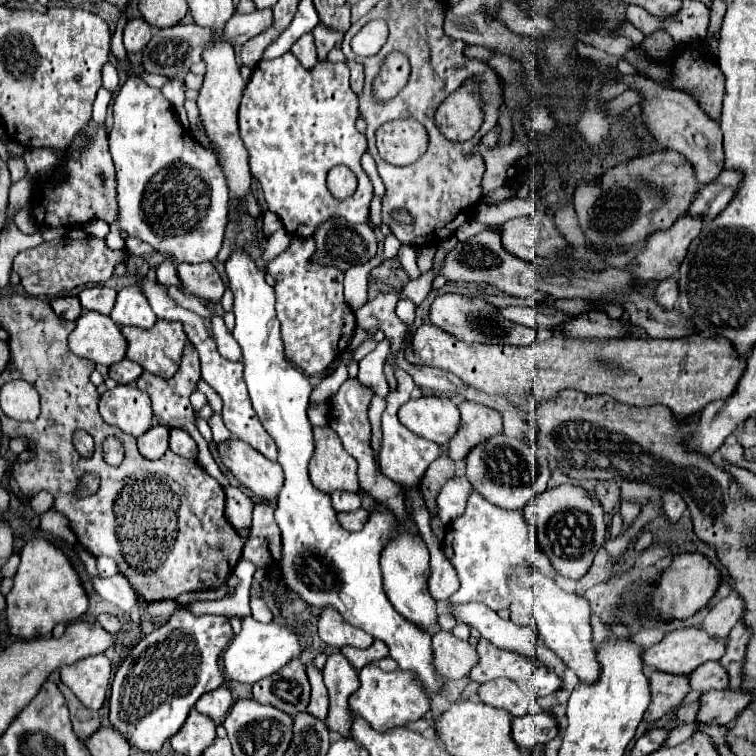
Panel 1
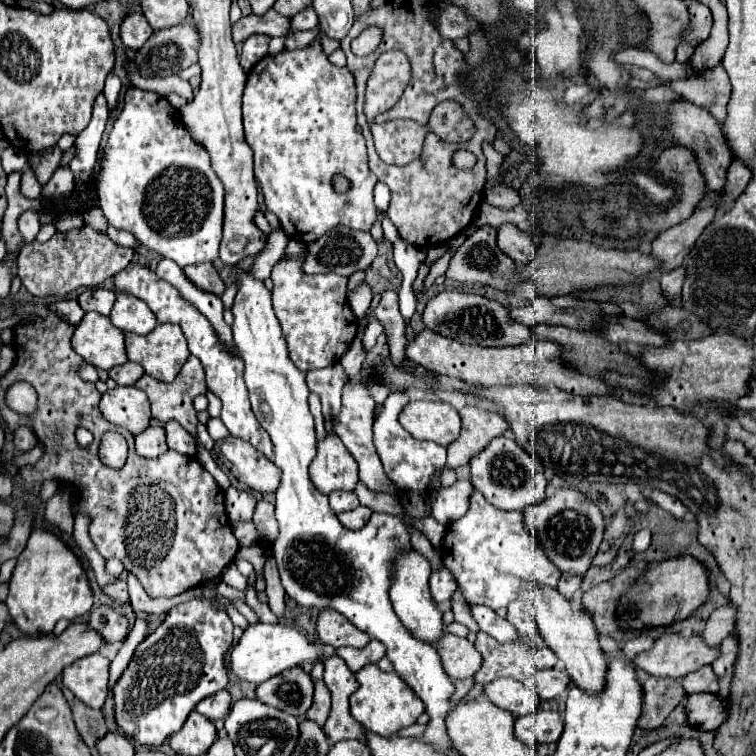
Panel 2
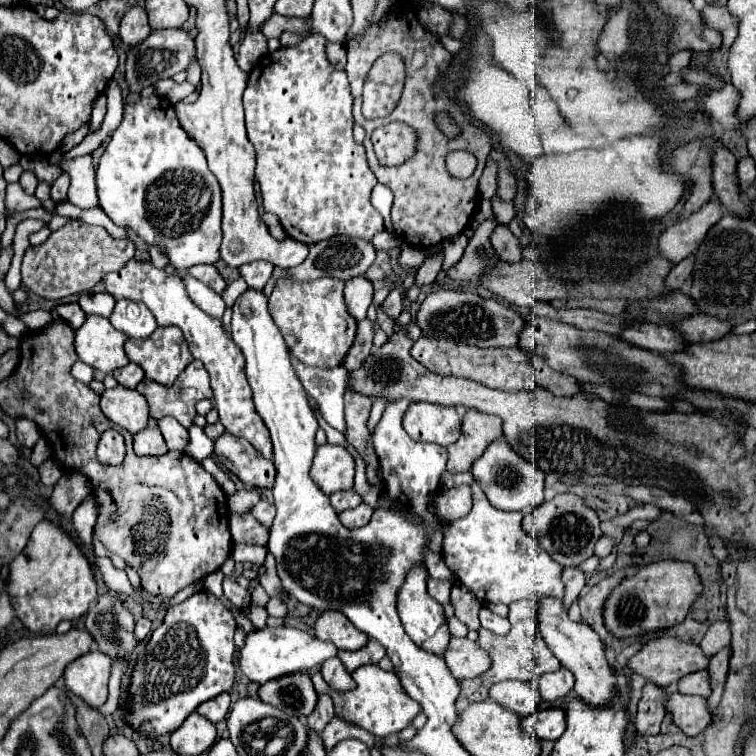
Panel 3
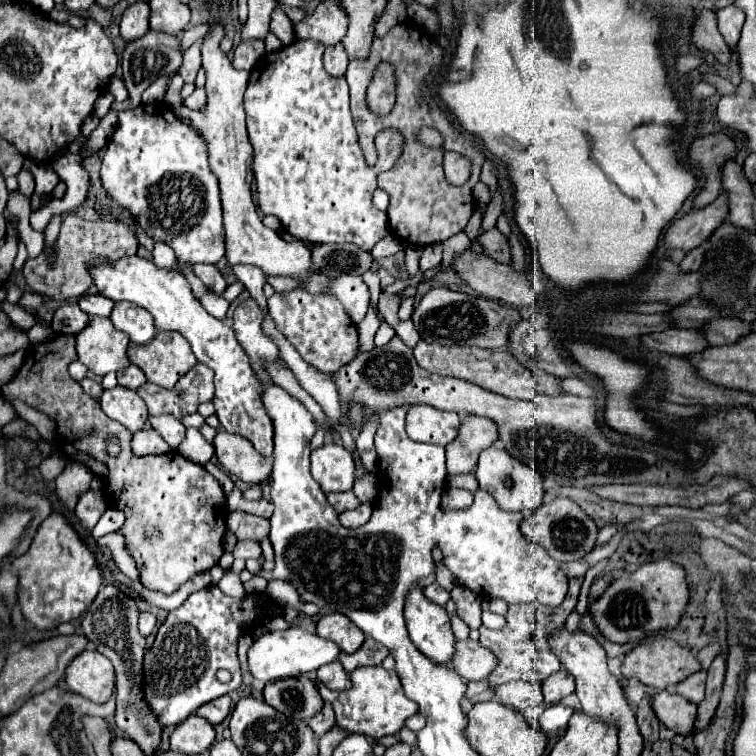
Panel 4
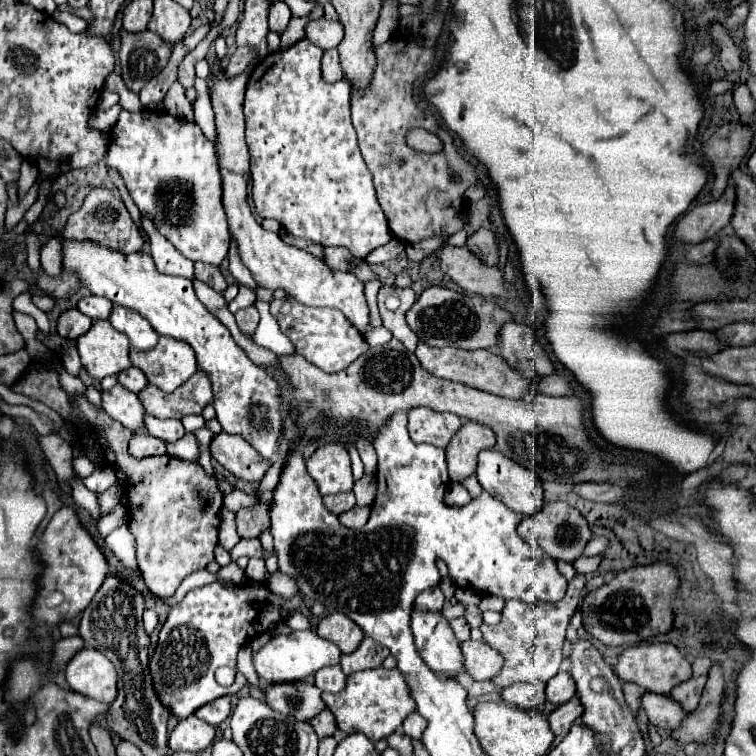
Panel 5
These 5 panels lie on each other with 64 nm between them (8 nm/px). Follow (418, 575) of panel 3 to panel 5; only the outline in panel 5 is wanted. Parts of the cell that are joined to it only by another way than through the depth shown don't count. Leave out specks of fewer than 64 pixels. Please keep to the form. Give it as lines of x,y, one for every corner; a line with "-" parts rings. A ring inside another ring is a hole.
412,612
414,644
428,668
450,680
464,674
464,660
460,642
456,640
448,620
440,612

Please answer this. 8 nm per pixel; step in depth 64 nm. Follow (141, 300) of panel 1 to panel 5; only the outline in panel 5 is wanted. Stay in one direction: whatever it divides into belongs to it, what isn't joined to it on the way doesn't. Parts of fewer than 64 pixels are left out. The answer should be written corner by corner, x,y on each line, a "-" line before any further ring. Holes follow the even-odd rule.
114,306
108,322
122,334
126,334
132,342
132,348
138,352
146,352
158,344
156,330
148,324
146,318
140,318
138,312
132,312
124,306

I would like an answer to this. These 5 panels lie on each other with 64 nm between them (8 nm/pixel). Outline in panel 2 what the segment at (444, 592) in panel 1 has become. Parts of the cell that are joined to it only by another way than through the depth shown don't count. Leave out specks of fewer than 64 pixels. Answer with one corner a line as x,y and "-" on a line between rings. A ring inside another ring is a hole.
442,566
436,572
432,572
432,576
430,576
430,592
432,592
436,602
450,600
450,596
454,594
456,588
458,588
458,584
456,584
454,576
448,572
446,566

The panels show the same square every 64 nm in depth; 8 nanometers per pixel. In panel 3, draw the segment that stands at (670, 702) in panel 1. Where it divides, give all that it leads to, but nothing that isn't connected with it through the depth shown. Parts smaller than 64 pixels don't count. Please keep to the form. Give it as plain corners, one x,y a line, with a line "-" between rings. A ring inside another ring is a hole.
646,682
642,690
642,700
638,702
638,714
636,714
636,730
646,736
656,736
660,732
660,724
666,716
664,712
664,698
668,692
652,682

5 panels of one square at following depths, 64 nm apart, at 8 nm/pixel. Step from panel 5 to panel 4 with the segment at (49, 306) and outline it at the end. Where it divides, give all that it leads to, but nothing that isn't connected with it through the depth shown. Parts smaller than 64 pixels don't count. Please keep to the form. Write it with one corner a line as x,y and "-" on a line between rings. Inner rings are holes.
25,292
20,299
21,307
34,307
35,309
40,307
44,302
44,298
37,293

